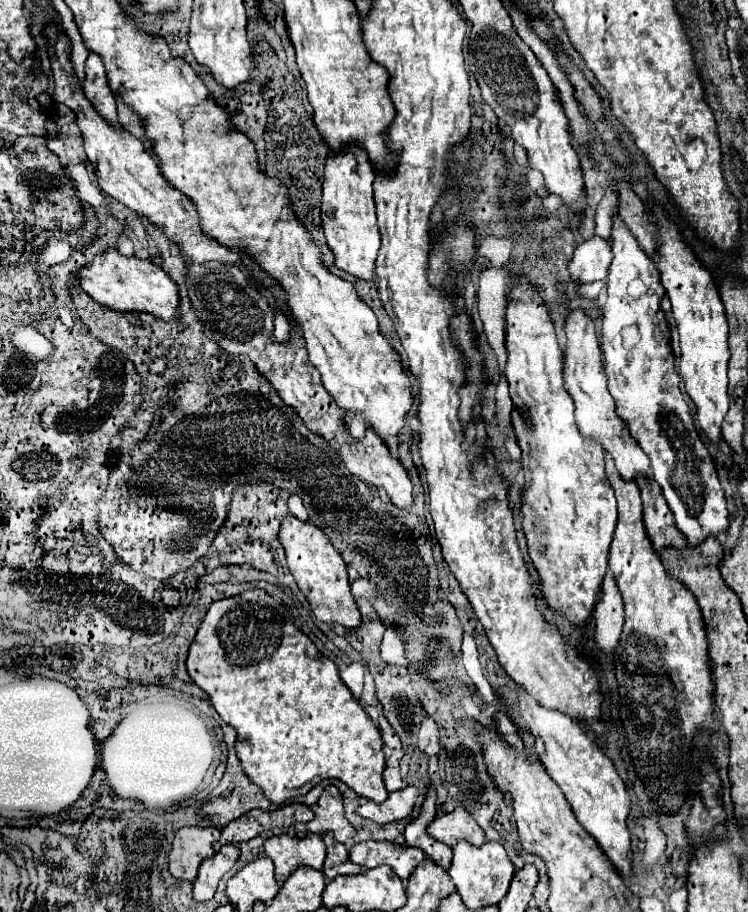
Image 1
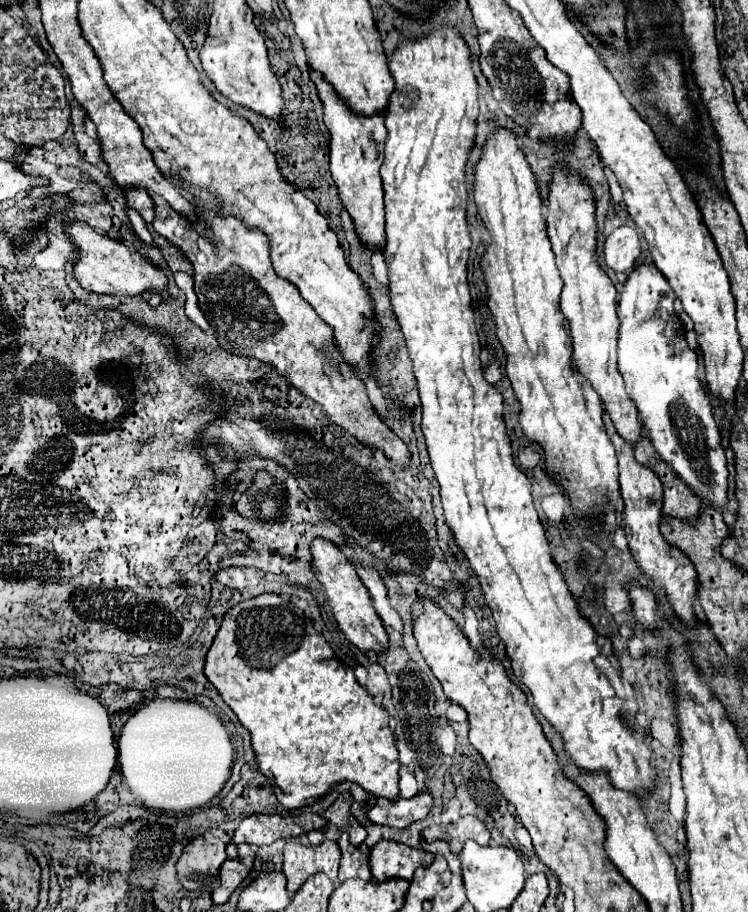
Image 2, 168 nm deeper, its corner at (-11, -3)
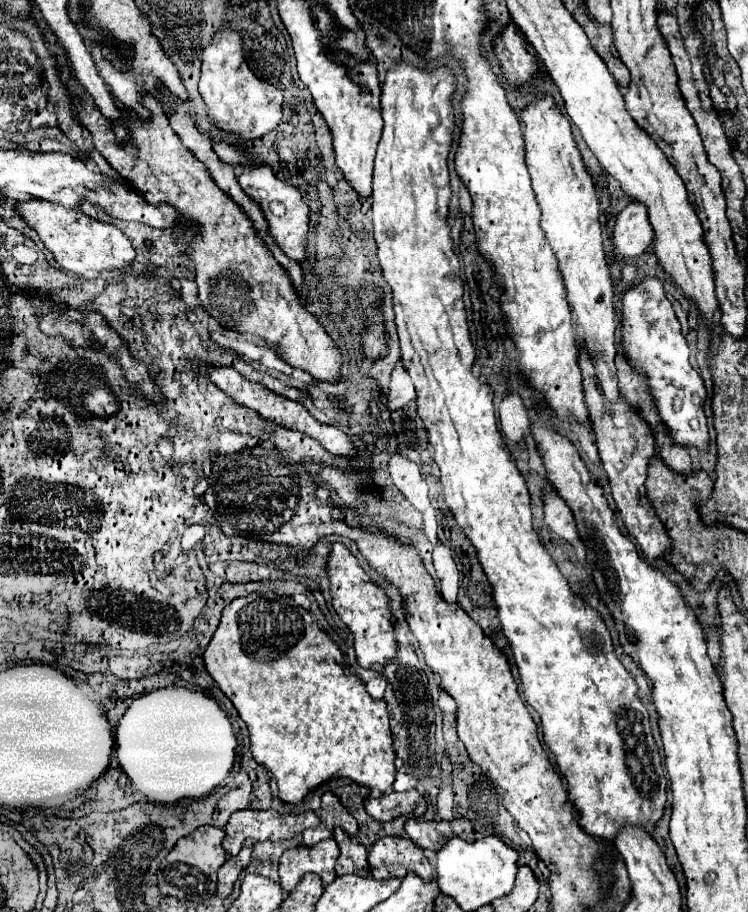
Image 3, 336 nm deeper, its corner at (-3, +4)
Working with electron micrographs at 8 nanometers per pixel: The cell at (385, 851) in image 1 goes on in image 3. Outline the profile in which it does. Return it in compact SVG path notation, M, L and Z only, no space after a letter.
M404 837L378 839L368 853L368 865L374 879L402 879L408 871L414 871L424 881L432 877L432 865L428 855L416 843Z

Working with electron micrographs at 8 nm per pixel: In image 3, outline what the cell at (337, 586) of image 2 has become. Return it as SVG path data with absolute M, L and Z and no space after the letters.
M332 543L332 549L326 557L326 573L330 581L332 607L354 635L354 651L358 663L362 667L386 665L396 655L396 639L392 629L394 617L388 609L386 593L372 583L372 579L358 565L356 557L342 543Z

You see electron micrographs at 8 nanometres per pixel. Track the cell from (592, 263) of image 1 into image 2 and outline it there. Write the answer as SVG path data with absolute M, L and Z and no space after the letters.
M620 226L616 228L604 244L606 264L614 272L630 272L640 258L640 238L636 228Z

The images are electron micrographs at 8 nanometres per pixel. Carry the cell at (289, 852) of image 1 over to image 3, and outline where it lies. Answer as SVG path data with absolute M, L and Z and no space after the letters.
M322 839L312 847L300 845L294 849L288 849L282 857L280 857L280 885L284 887L284 891L292 891L300 877L308 871L318 873L322 877L324 887L330 885L336 879L336 859L340 855L340 849L336 845L336 841L330 839Z

